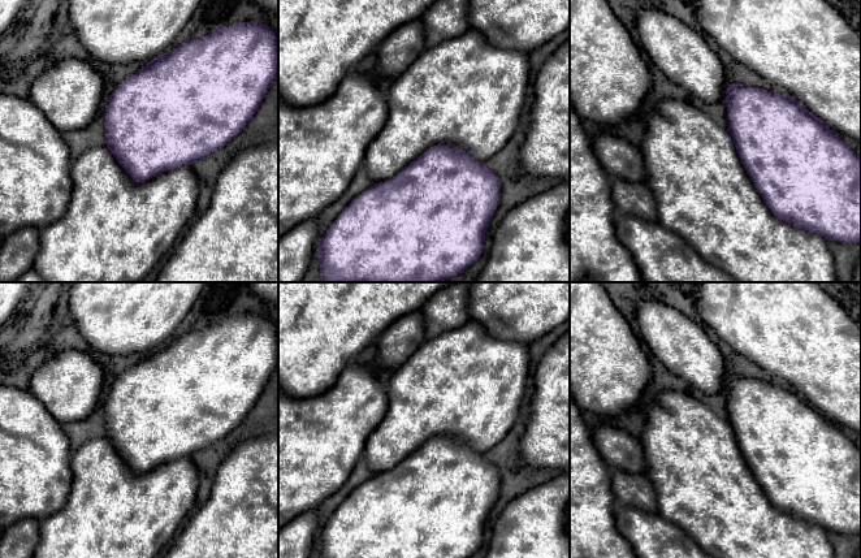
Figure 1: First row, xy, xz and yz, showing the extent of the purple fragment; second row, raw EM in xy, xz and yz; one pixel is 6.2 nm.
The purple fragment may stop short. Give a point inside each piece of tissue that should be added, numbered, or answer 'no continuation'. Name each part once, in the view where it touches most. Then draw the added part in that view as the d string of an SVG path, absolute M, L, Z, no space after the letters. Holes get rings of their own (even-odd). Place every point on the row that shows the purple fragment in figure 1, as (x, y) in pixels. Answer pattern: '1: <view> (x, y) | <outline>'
no continuation

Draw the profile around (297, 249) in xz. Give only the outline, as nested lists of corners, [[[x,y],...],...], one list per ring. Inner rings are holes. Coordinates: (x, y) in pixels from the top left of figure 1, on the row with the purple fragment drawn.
[[[319,217],[308,219],[278,238],[278,282],[300,282],[320,242]]]

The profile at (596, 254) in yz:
[[[570,103],[570,282],[642,282],[629,250],[619,241],[615,229],[615,207],[609,174],[600,165],[581,118]]]

